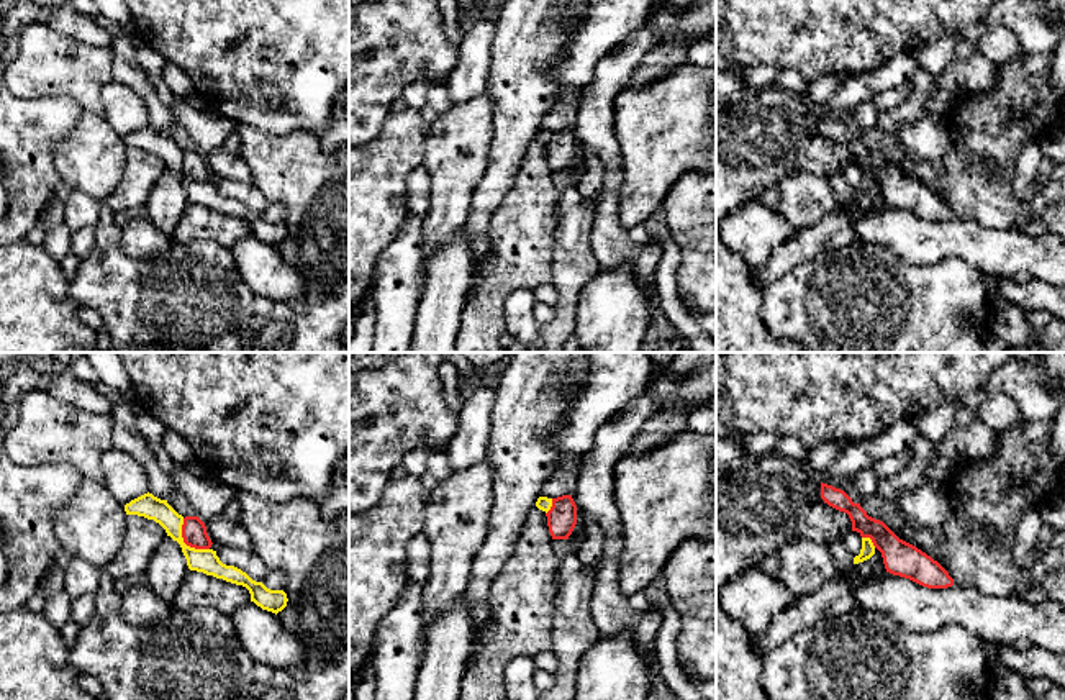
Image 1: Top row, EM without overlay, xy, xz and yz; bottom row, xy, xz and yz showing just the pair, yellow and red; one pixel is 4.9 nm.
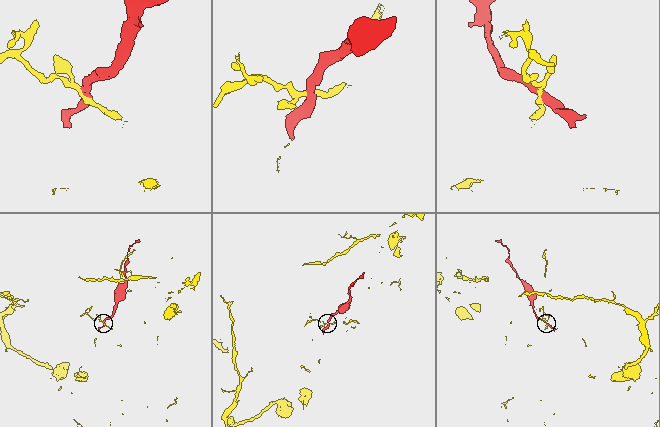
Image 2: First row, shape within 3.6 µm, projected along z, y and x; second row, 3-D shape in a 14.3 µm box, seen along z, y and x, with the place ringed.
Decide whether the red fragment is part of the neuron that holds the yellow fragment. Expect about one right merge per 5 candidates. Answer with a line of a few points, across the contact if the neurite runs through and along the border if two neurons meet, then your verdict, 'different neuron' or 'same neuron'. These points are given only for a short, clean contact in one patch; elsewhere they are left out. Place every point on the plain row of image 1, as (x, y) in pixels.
line xy (182, 151), (182, 172), (190, 179), (208, 182); different neuron

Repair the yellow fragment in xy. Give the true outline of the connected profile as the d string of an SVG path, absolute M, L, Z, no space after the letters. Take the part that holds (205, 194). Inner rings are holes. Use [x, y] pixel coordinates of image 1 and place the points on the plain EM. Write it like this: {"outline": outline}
{"outline": "M147 125L126 136L125 144L126 148L138 148L159 156L167 169L180 177L190 203L246 220L251 226L251 234L275 248L287 239L288 231L283 223L270 223L262 215L252 213L241 202L223 197L213 182L187 179L182 170L184 149L179 148L167 133L161 133Z"}

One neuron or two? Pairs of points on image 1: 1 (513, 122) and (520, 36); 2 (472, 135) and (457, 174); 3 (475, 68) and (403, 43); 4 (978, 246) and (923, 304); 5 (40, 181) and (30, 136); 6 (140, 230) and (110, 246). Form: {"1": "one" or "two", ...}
{"1": "one", "2": "one", "3": "two", "4": "two", "5": "one", "6": "two"}

